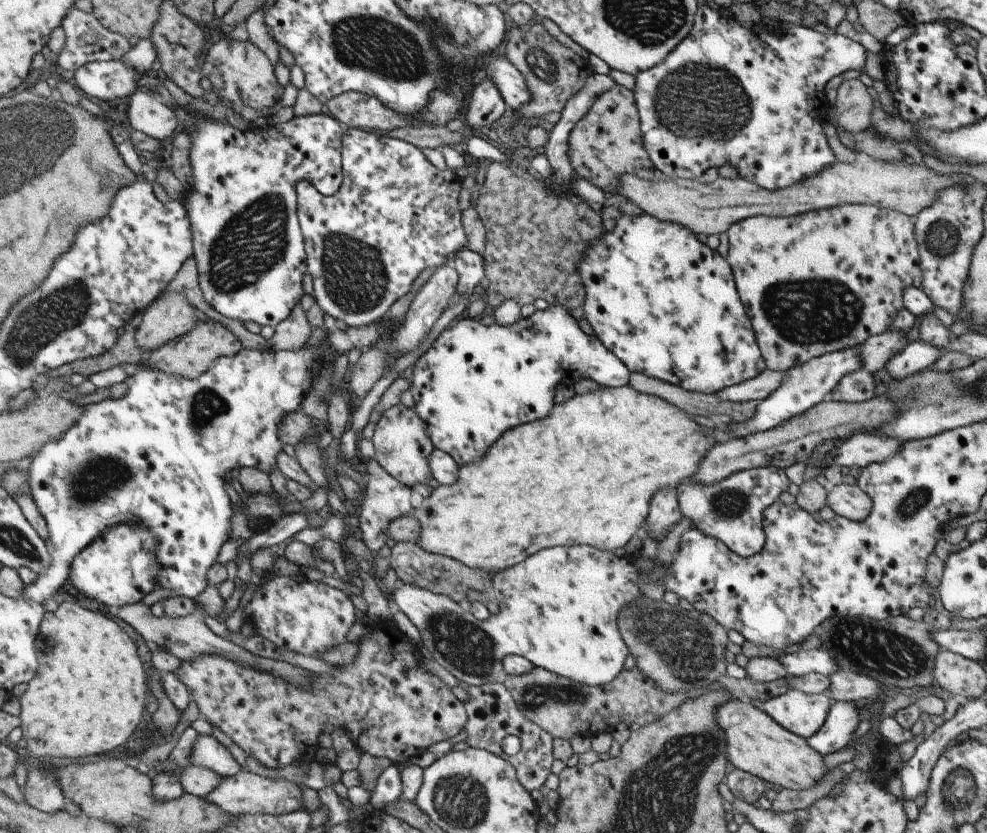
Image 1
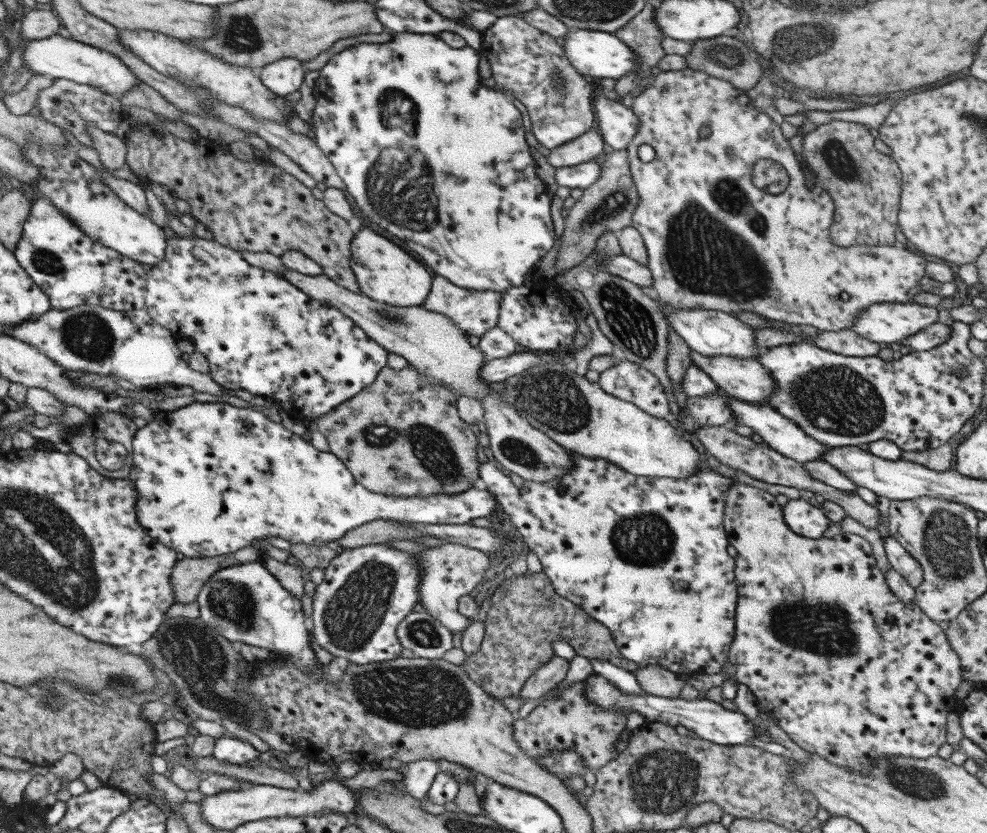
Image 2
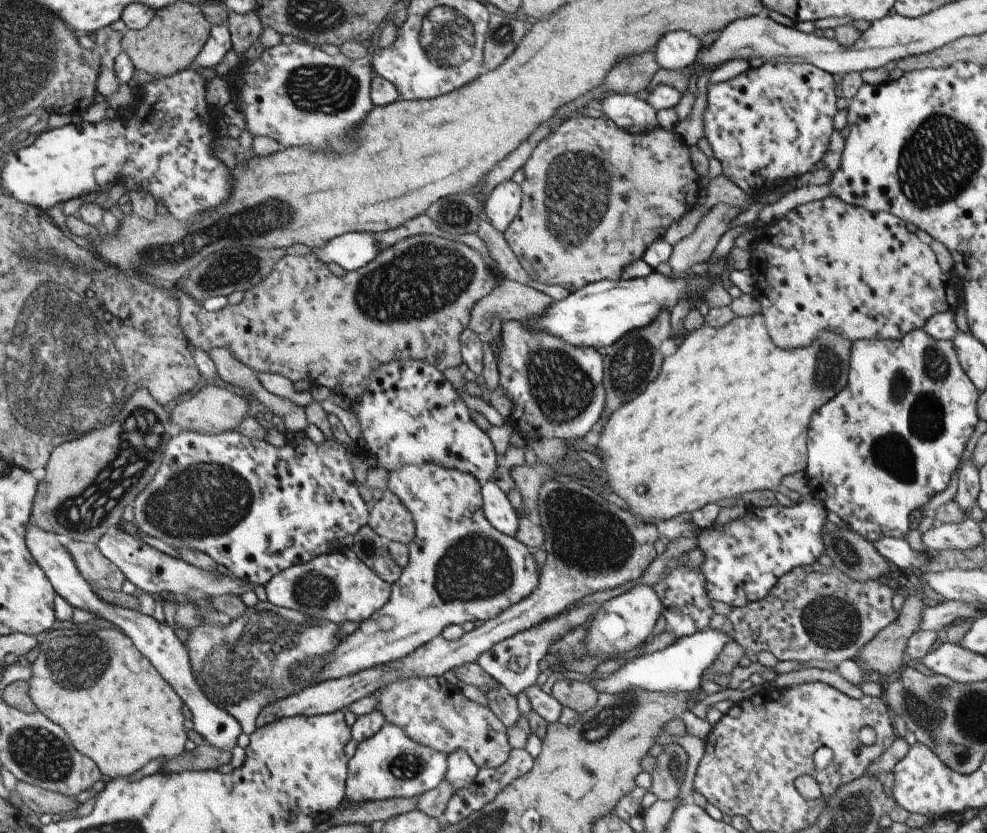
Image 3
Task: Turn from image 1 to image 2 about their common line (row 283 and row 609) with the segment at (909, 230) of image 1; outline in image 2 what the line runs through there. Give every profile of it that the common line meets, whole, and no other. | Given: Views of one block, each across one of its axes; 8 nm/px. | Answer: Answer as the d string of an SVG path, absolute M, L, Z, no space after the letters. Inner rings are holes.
M733 481L732 486L728 488L726 492L726 508L725 520L723 521L723 526L725 529L725 534L728 539L730 546L734 546L738 555L735 558L735 578L738 582L737 586L737 605L736 605L736 635L734 635L734 641L732 641L732 646L729 648L729 656L727 660L735 668L735 676L737 677L737 682L746 684L748 688L752 691L752 694L755 696L755 704L759 708L759 712L763 712L772 718L778 726L788 734L788 736L804 750L836 764L836 766L842 766L842 768L850 768L850 770L856 770L860 776L868 776L870 770L872 770L872 764L874 760L878 758L892 758L892 756L906 756L906 758L916 758L916 759L927 759L938 754L938 750L942 744L946 742L946 716L948 716L948 706L946 703L950 704L952 698L955 698L954 692L956 688L960 686L962 682L962 666L959 655L953 650L952 645L950 645L949 640L947 639L945 630L943 630L936 621L933 621L926 615L926 613L916 604L916 603L904 603L900 601L890 590L889 587L885 584L885 574L882 572L881 568L878 568L877 561L874 559L873 551L869 546L869 543L866 539L861 538L860 536L851 534L851 533L841 533L834 537L822 537L820 539L810 539L805 538L804 536L799 536L798 534L792 532L788 529L788 526L783 520L783 510L780 504L776 502L774 495L745 483L739 481Z

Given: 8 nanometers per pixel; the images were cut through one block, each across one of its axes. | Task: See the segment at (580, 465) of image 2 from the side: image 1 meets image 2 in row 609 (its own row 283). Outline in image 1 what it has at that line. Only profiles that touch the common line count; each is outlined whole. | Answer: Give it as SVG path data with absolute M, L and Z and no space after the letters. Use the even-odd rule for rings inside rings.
M646 213L642 216L634 216L634 218L629 215L620 216L620 218L616 219L614 230L604 232L582 254L582 258L578 260L577 270L580 280L582 280L582 285L586 288L586 300L584 300L582 308L584 308L584 316L588 320L588 324L592 326L600 342L608 350L611 350L631 372L642 372L646 376L682 387L688 392L718 394L723 388L746 382L758 376L767 368L758 346L757 338L752 332L752 328L750 328L750 320L746 316L746 310L744 310L744 306L742 306L742 302L738 298L732 267L718 251L712 250L706 242L703 243L698 240L698 237L687 228L682 228L682 226L674 223L662 222L658 218L654 218L654 216L648 216Z

